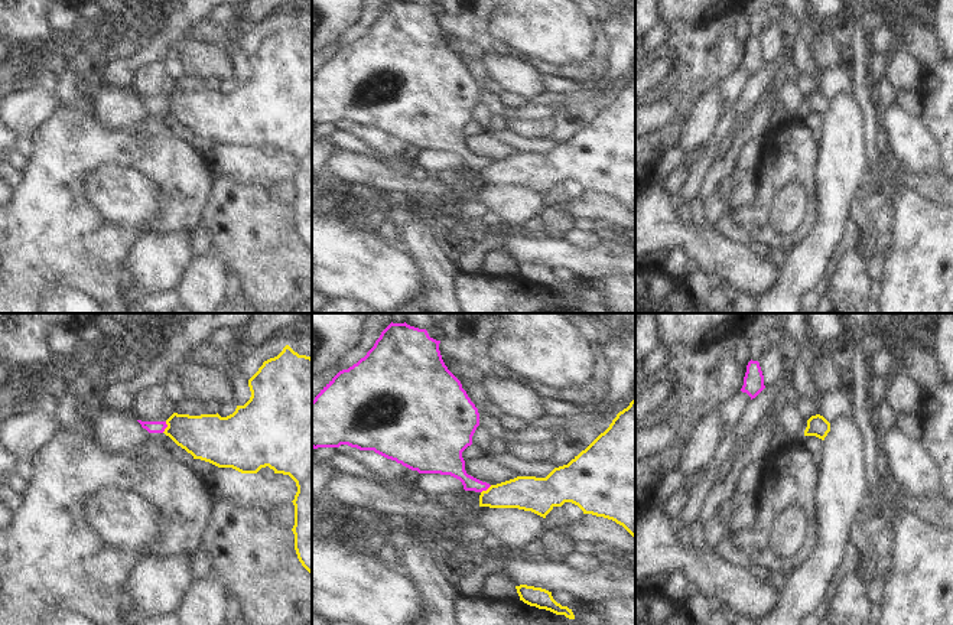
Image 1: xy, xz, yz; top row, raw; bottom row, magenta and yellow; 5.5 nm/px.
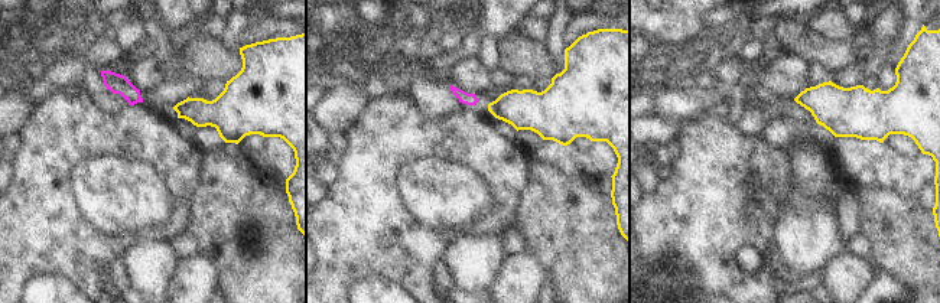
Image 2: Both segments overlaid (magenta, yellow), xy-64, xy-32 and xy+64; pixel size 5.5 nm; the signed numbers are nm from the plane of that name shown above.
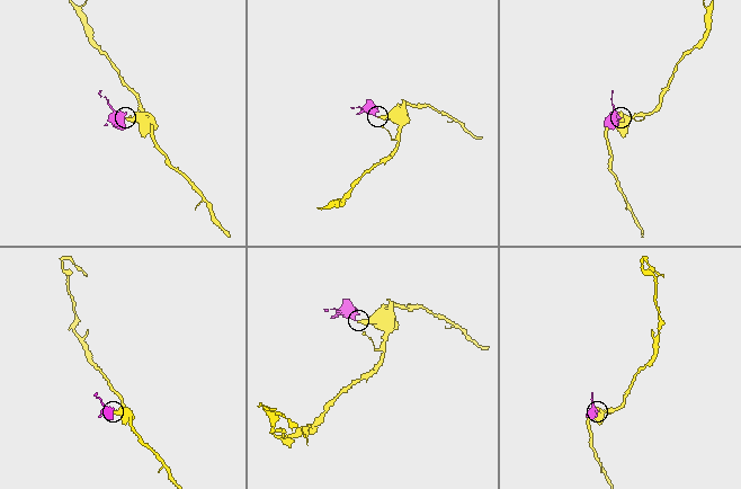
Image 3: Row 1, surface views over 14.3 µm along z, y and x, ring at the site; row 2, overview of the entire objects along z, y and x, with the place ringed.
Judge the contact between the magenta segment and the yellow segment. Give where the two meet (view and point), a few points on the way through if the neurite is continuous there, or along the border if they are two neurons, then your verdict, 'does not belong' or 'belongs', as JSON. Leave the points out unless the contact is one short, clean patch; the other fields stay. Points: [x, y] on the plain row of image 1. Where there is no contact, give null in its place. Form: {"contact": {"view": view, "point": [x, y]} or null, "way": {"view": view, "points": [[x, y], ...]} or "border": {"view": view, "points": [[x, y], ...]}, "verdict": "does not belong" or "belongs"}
{"contact": {"view": "xy", "point": [166, 103]}, "border": {"view": "xy", "points": [[166, 98], [166, 104], [162, 108]]}, "verdict": "does not belong"}

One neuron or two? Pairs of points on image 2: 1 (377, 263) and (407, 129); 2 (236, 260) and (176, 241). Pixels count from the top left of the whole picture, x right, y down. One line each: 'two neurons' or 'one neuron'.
1: one neuron
2: two neurons

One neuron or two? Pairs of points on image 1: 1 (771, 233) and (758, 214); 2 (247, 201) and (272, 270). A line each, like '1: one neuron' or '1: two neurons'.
1: one neuron
2: one neuron

